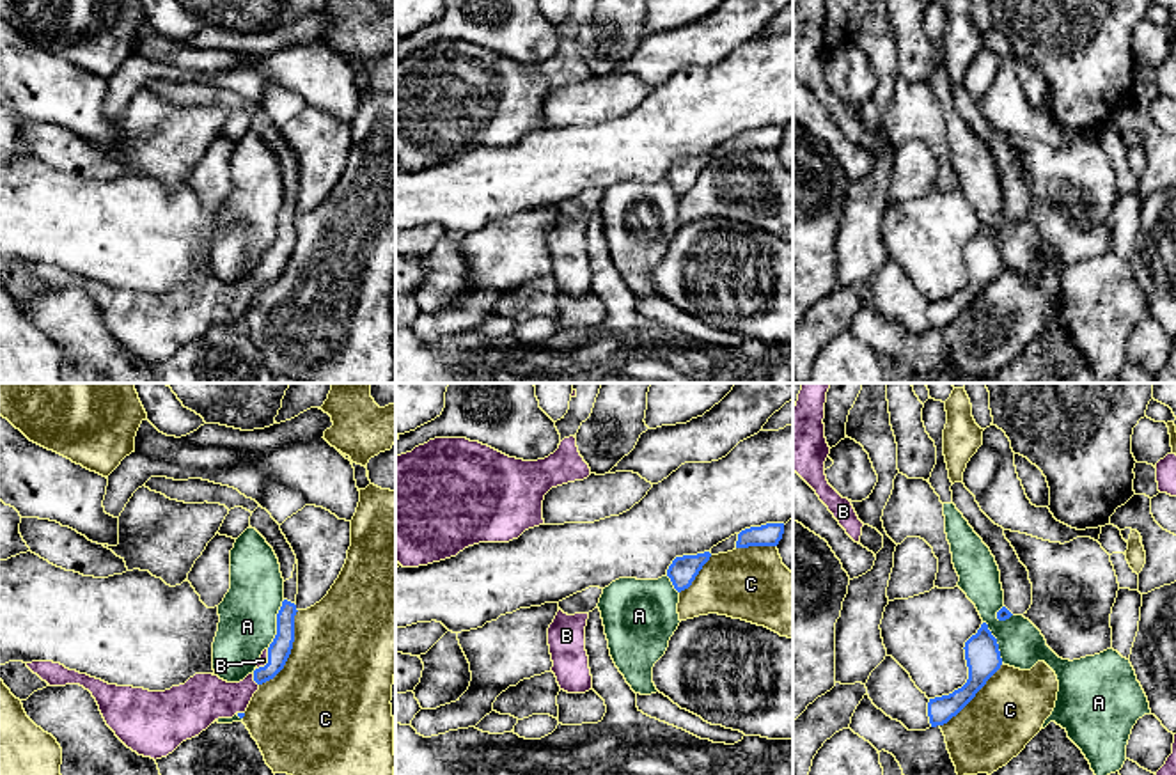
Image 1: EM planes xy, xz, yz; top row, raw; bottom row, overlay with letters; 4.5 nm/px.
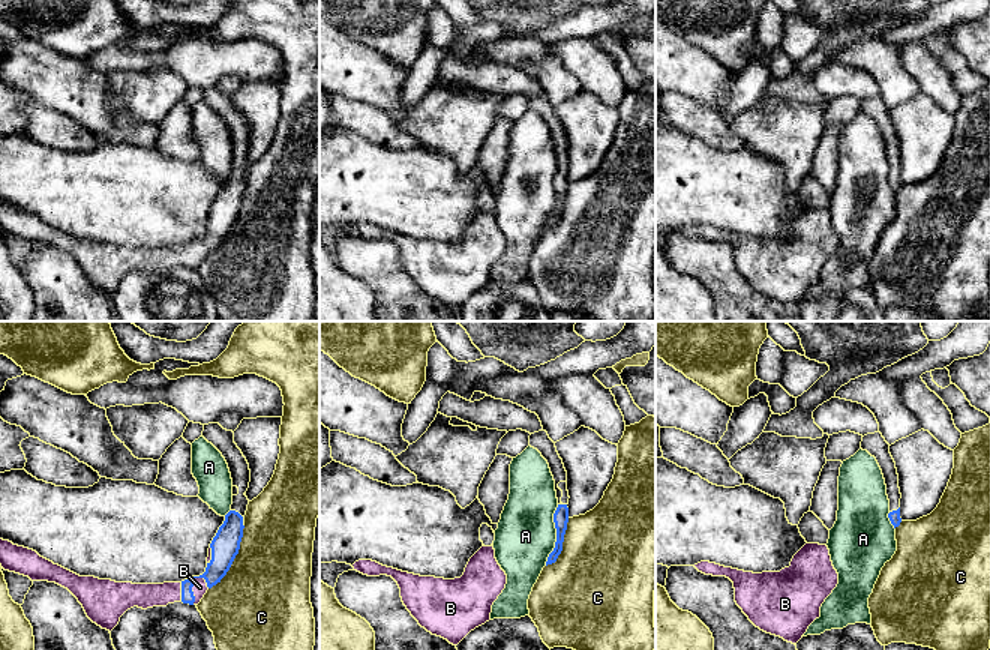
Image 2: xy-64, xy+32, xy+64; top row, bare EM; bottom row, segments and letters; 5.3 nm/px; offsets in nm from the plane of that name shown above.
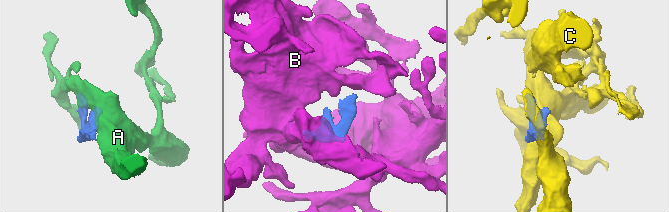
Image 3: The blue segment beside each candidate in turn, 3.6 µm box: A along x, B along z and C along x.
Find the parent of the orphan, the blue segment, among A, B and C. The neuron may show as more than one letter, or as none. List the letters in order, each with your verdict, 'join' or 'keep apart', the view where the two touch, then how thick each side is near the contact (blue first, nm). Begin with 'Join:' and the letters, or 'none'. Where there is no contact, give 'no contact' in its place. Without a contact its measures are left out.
Join: B
A: keep apart; contact in xy; calibres 100 and 260 nm
B: join; contact in xy; calibres 100 and 220 nm
C: keep apart; contact in xy; calibres 100 and 480 nm

